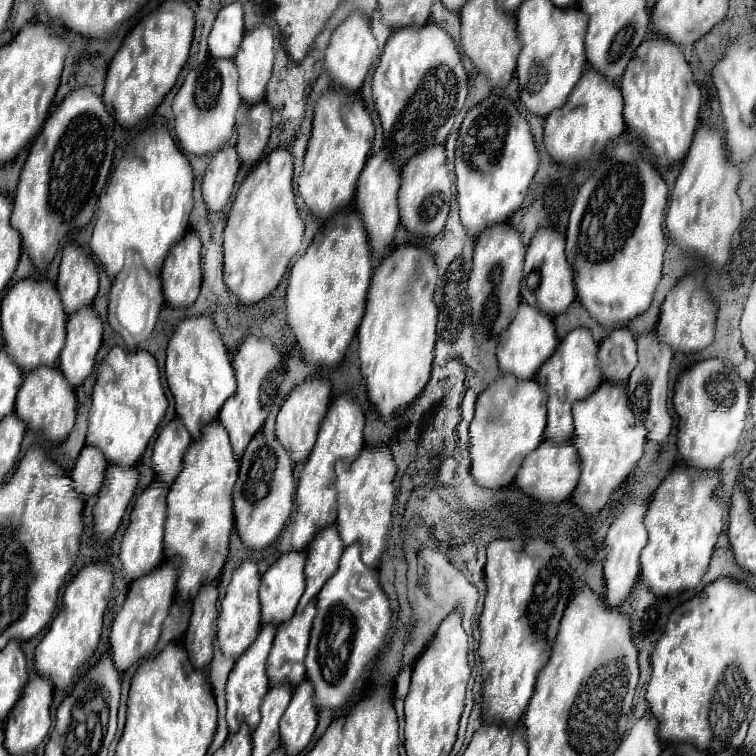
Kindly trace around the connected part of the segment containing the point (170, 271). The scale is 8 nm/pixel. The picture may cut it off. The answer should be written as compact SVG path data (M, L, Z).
M189 231L169 253L163 271L163 295L169 307L191 307L201 287L201 239Z

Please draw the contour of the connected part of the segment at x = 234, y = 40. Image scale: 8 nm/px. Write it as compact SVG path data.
M231 3L225 5L211 29L209 35L209 53L215 59L233 59L235 51L239 49L239 43L243 39L245 27L243 27L243 5Z

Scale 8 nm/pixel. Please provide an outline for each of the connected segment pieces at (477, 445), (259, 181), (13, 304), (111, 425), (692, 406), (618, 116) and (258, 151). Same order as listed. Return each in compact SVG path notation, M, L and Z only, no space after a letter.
M535 379L523 381L523 389L485 389L475 407L475 417L469 427L471 473L481 487L499 489L513 483L517 469L527 453L541 441L547 423L547 393Z
M275 149L265 159L261 159L253 171L241 183L233 207L227 215L227 225L223 233L223 249L225 249L225 283L231 293L239 297L243 305L253 305L271 295L281 283L293 255L301 247L303 239L303 221L299 217L295 195L293 195L293 157L287 149Z
M23 279L15 283L1 301L1 327L5 339L5 351L23 367L33 371L41 365L57 365L65 343L67 315L61 307L59 293L51 281Z
M113 347L101 363L97 387L93 389L93 403L89 411L87 445L103 451L107 463L119 463L123 467L135 465L169 407L167 395L161 387L161 375L155 357L149 351L127 351Z
M717 357L695 363L679 377L673 393L673 407L679 415L677 447L681 457L691 463L689 467L713 471L719 469L725 457L737 451L745 427L749 393L749 385L741 377L727 379L727 367L719 367Z
M589 69L583 73L573 93L569 95L565 107L549 113L545 121L545 149L551 159L559 165L581 165L593 159L593 155L601 153L607 143L617 139L623 129L623 97L621 89L615 83L609 83L597 71Z
M261 101L249 109L247 121L239 129L237 153L243 165L253 167L261 159L269 135L271 135L271 107L267 105L267 101Z

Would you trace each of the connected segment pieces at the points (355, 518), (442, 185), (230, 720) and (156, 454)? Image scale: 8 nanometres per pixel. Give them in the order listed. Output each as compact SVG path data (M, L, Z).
M365 447L351 465L343 461L335 465L335 491L339 499L337 531L345 545L351 545L355 541L361 543L361 559L369 567L377 567L387 541L387 531L391 525L391 509L395 501L393 477L395 477L395 461L387 447L373 447L373 449Z
M435 145L413 159L401 171L401 189L399 189L399 209L401 225L417 235L435 237L443 231L451 199L451 177L445 165L445 147Z
M263 625L259 639L255 639L255 643L237 659L229 681L227 681L227 725L229 725L229 733L239 731L241 725L247 725L251 731L259 725L259 707L263 703L263 697L269 691L269 679L265 675L265 665L267 665L267 657L273 645L273 637L275 637L275 627L273 625Z
M181 419L169 421L153 445L153 469L157 479L171 485L183 467L183 453L191 445L191 435Z

